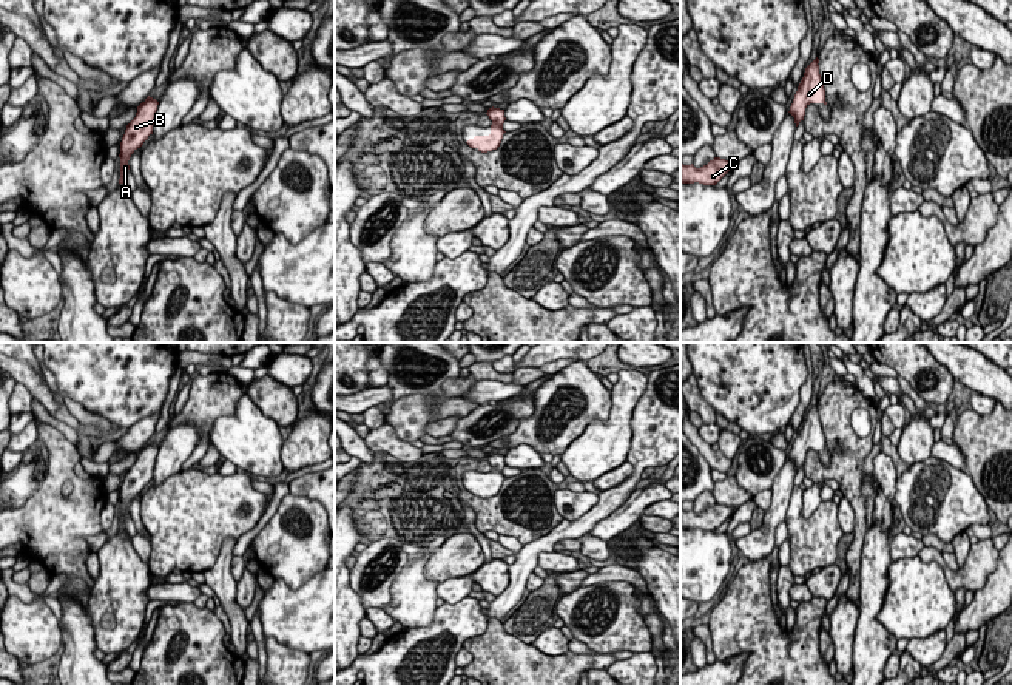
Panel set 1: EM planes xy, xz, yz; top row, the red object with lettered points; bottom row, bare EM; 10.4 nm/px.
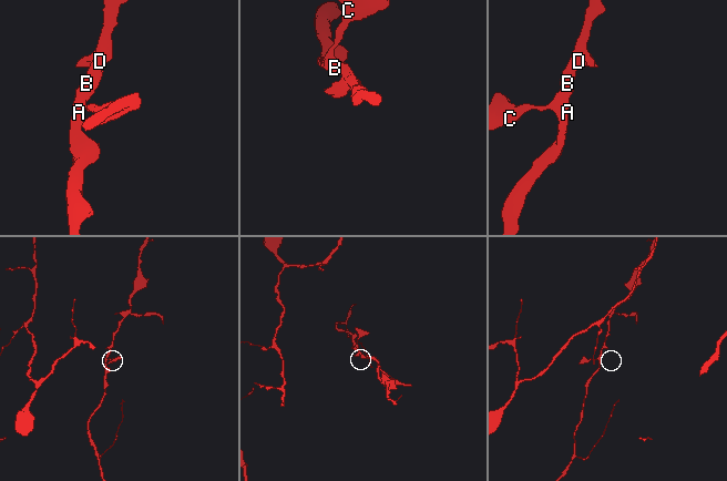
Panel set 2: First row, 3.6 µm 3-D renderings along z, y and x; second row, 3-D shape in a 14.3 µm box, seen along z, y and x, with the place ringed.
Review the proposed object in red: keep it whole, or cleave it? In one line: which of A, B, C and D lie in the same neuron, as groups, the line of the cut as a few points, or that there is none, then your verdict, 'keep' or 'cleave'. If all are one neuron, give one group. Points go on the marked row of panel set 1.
A B C D; no cut; keep

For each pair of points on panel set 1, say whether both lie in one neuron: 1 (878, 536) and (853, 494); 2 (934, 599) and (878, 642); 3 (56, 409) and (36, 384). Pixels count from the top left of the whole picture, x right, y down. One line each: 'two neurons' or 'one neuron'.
1: two neurons
2: two neurons
3: one neuron

